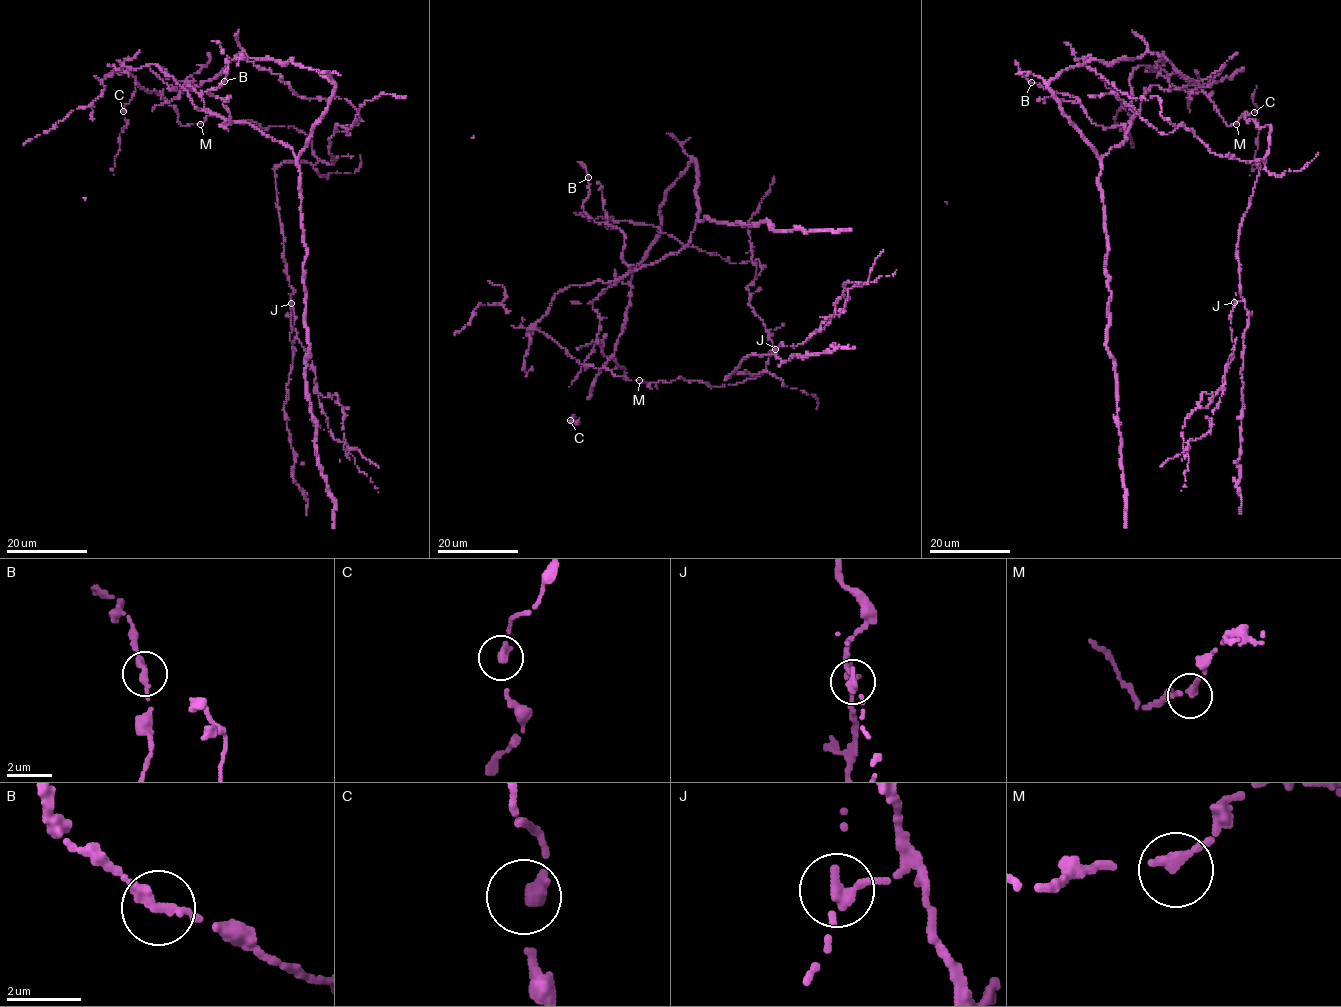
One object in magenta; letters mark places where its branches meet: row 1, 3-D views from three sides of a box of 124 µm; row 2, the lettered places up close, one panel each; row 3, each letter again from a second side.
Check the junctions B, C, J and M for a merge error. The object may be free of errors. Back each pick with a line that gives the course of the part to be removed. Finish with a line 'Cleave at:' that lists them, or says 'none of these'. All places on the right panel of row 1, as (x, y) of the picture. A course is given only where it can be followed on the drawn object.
J: (1235, 303), (1231, 316), (1235, 349), (1222, 386), (1214, 396), (1203, 392), (1182, 428), (1189, 462), (1181, 491)
Cleave at: J

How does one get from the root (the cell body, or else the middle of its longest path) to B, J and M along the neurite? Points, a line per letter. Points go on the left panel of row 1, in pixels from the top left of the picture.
B: (128, 72), (156, 65), (197, 109), (225, 119), (223, 127), (228, 111), (206, 92), (224, 81)
J: (128, 72), (183, 126), (213, 114), (308, 136), (315, 163), (274, 170), (291, 304)
M: (128, 72), (140, 88), (156, 92), (172, 106), (180, 124), (200, 124)

